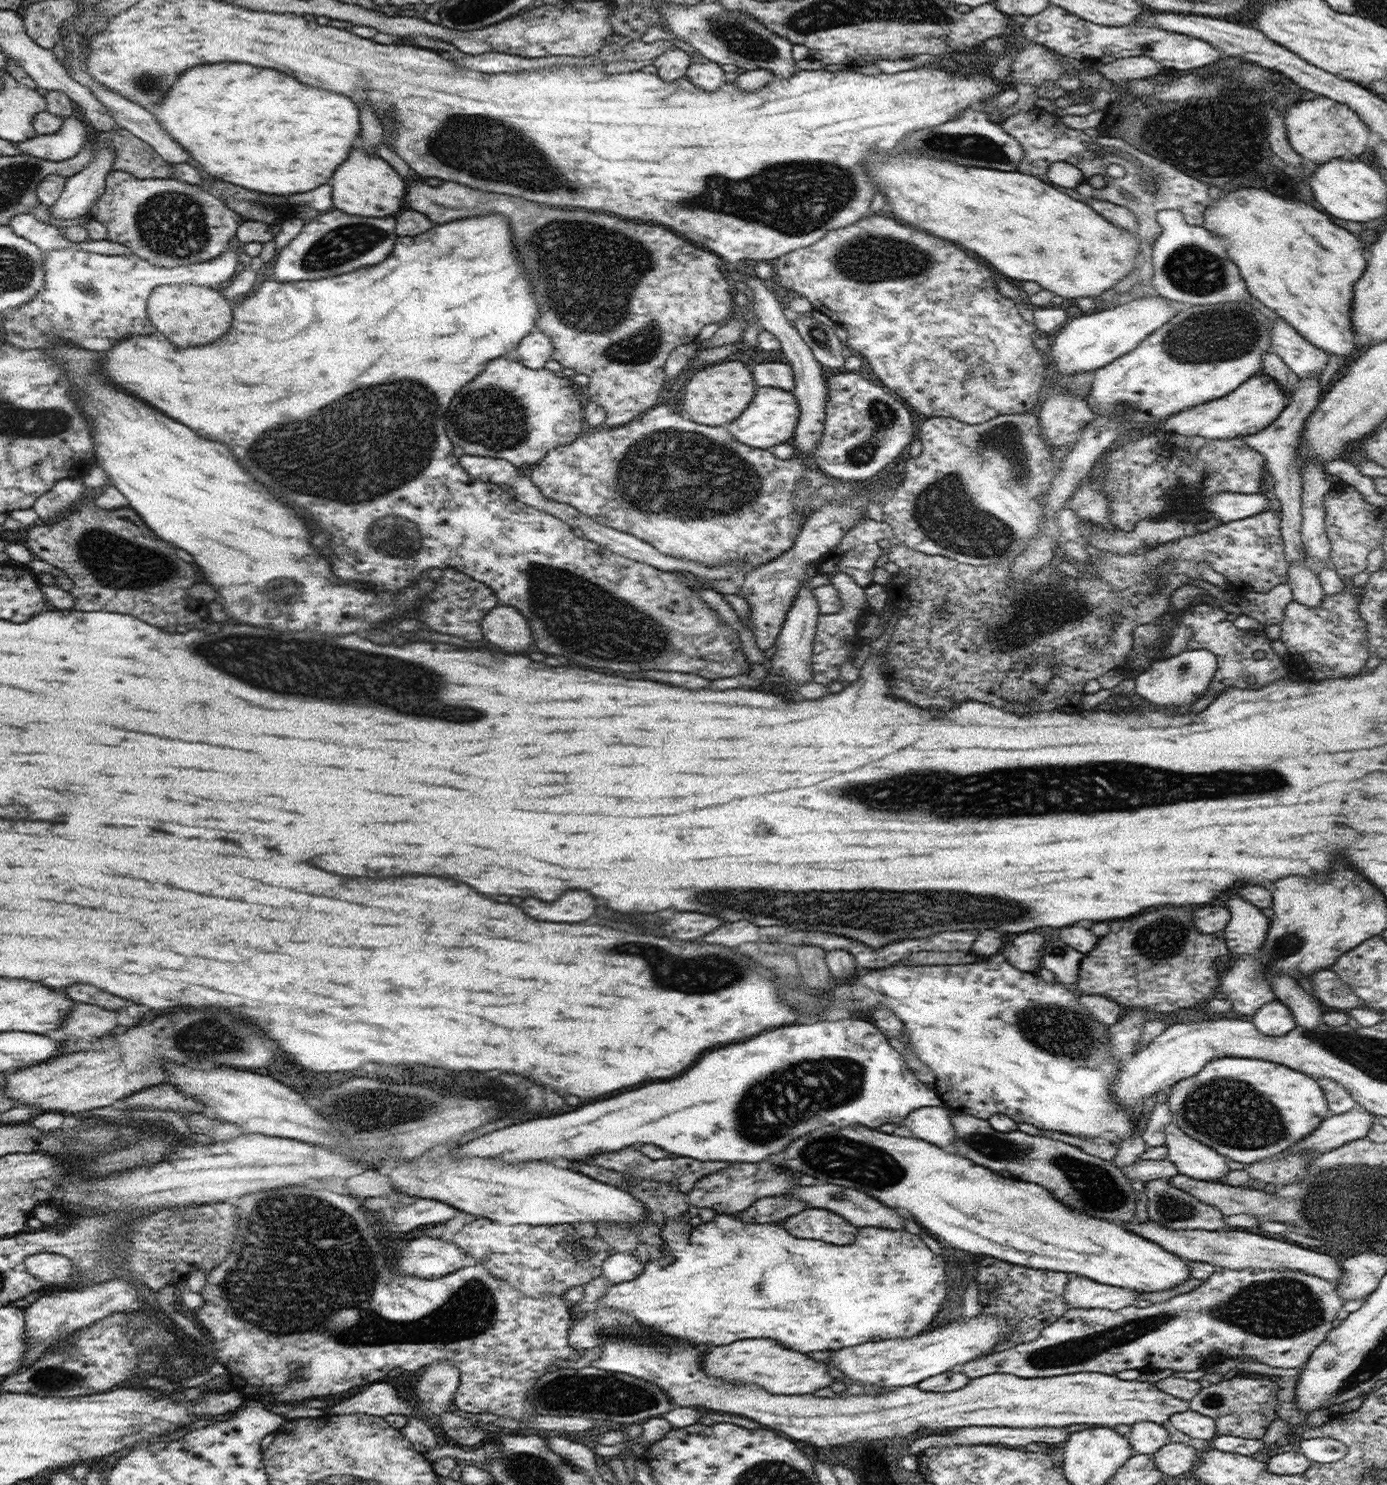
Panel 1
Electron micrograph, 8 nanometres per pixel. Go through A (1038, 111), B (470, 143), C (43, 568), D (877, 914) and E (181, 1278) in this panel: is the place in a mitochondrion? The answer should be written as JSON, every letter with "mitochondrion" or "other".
{"A":"other","B":"mitochondrion","C":"other","D":"mitochondrion","E":"other"}

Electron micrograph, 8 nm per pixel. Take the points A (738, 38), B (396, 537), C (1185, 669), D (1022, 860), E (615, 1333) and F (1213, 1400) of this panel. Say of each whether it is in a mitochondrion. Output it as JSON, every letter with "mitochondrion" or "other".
{"A":"mitochondrion","B":"mitochondrion","C":"mitochondrion","D":"other","E":"mitochondrion","F":"mitochondrion"}

